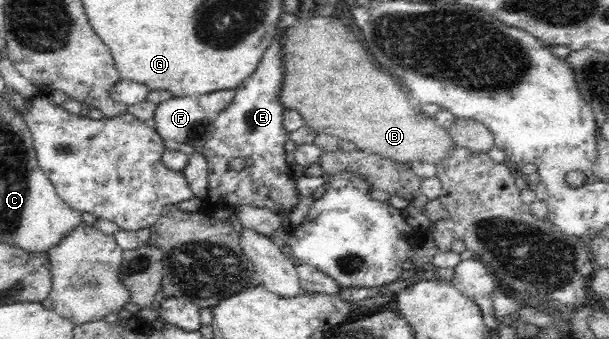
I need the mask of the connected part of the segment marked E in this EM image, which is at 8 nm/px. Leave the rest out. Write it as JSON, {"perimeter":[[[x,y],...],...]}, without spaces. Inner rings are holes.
{"perimeter":[[[284,22],[278,26],[276,40],[268,46],[260,66],[235,88],[235,98],[227,109],[213,116],[215,126],[212,136],[200,149],[208,163],[208,184],[204,210],[211,217],[212,210],[231,209],[236,213],[240,206],[255,204],[269,208],[275,213],[285,209],[292,210],[302,199],[297,193],[296,178],[291,165],[286,163],[284,144],[287,130],[283,127],[283,114],[286,108],[280,101],[282,88],[282,38]],[[235,158],[245,159],[246,166],[238,172],[229,170],[229,162]]]}

